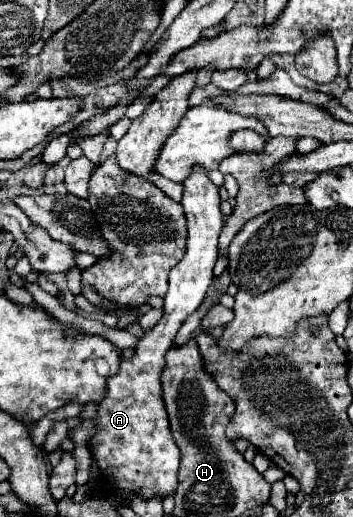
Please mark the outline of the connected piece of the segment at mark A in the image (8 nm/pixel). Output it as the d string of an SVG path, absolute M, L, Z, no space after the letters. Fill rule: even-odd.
M192 169L192 173L182 181L184 185L184 195L182 195L182 207L186 213L186 221L188 221L188 245L186 245L186 255L182 257L182 261L170 271L170 289L164 297L164 315L162 319L150 329L146 331L138 345L136 345L136 353L132 359L122 361L120 371L112 377L108 377L106 381L106 395L100 401L100 409L98 409L98 433L94 435L94 439L90 441L96 447L96 461L98 467L104 469L112 469L112 475L116 479L116 487L122 491L110 491L108 487L104 487L104 495L106 493L116 493L116 495L130 495L136 491L144 491L146 497L154 497L154 495L168 495L176 491L178 485L178 465L180 465L180 449L172 439L170 433L170 425L168 425L168 415L164 409L164 401L162 401L162 385L160 385L160 375L164 369L164 357L166 351L172 347L172 341L180 329L180 325L184 323L184 319L194 313L202 301L204 295L214 279L214 263L218 257L218 235L220 229L224 225L224 215L220 211L220 195L218 195L218 187L210 181L208 177L208 169Z

